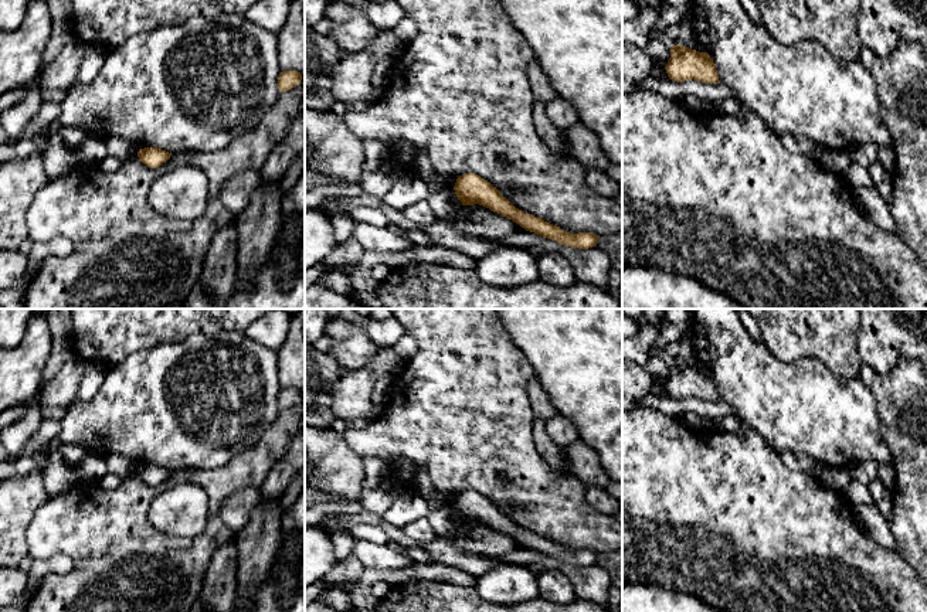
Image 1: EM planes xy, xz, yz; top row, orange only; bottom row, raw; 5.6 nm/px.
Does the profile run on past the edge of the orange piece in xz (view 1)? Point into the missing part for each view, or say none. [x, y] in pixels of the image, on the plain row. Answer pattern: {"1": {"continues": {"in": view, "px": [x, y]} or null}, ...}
{"1": {"continues": null}}

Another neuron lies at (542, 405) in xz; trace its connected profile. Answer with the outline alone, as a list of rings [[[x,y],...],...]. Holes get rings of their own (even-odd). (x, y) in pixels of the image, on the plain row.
[[[536,377],[527,384],[527,397],[536,418],[546,422],[558,414],[549,394]]]

